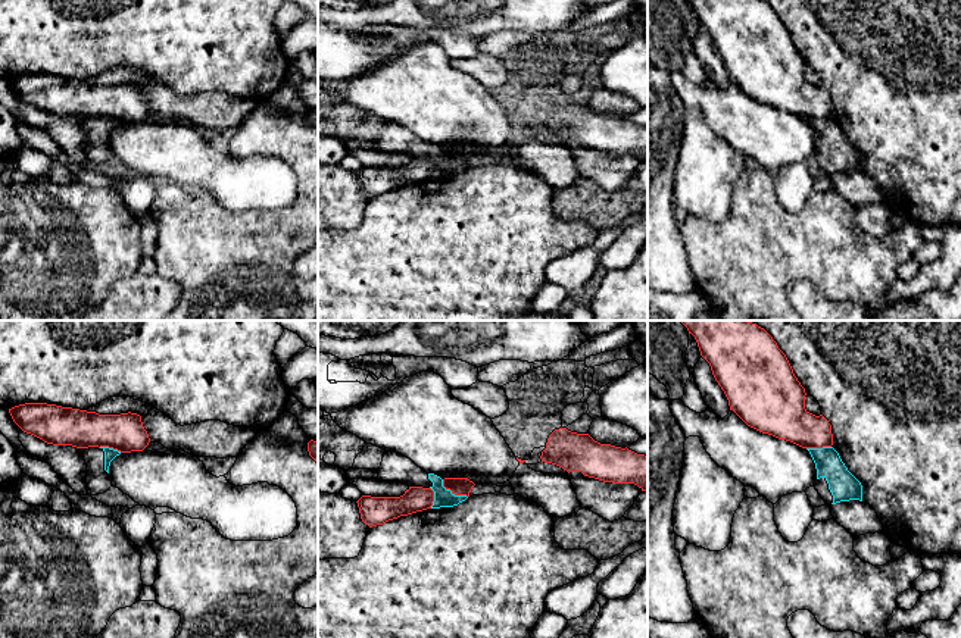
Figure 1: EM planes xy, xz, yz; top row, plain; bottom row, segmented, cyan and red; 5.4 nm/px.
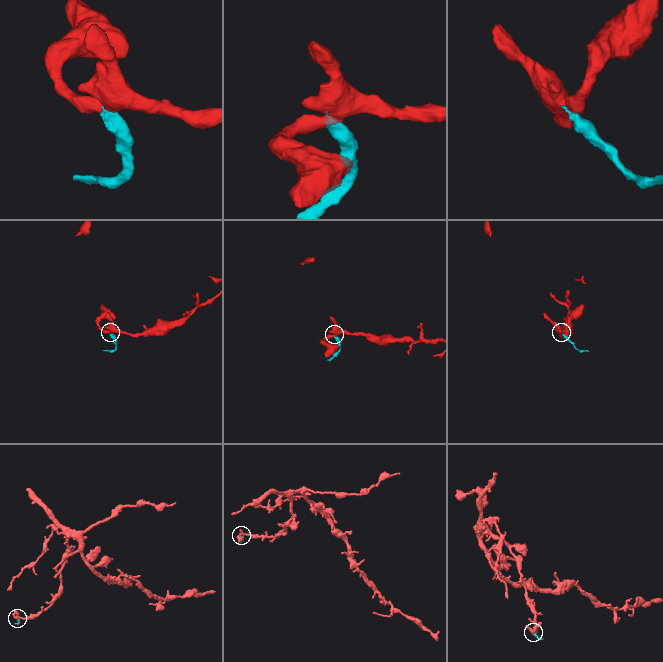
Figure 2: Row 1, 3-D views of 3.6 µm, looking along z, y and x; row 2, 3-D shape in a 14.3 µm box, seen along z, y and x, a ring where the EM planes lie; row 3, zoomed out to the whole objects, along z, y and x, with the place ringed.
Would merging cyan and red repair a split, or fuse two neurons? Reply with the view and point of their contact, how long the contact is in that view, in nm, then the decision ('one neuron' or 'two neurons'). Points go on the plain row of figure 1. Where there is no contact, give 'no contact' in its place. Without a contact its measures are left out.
contact xz (451, 162); length 170 nm; two neurons

